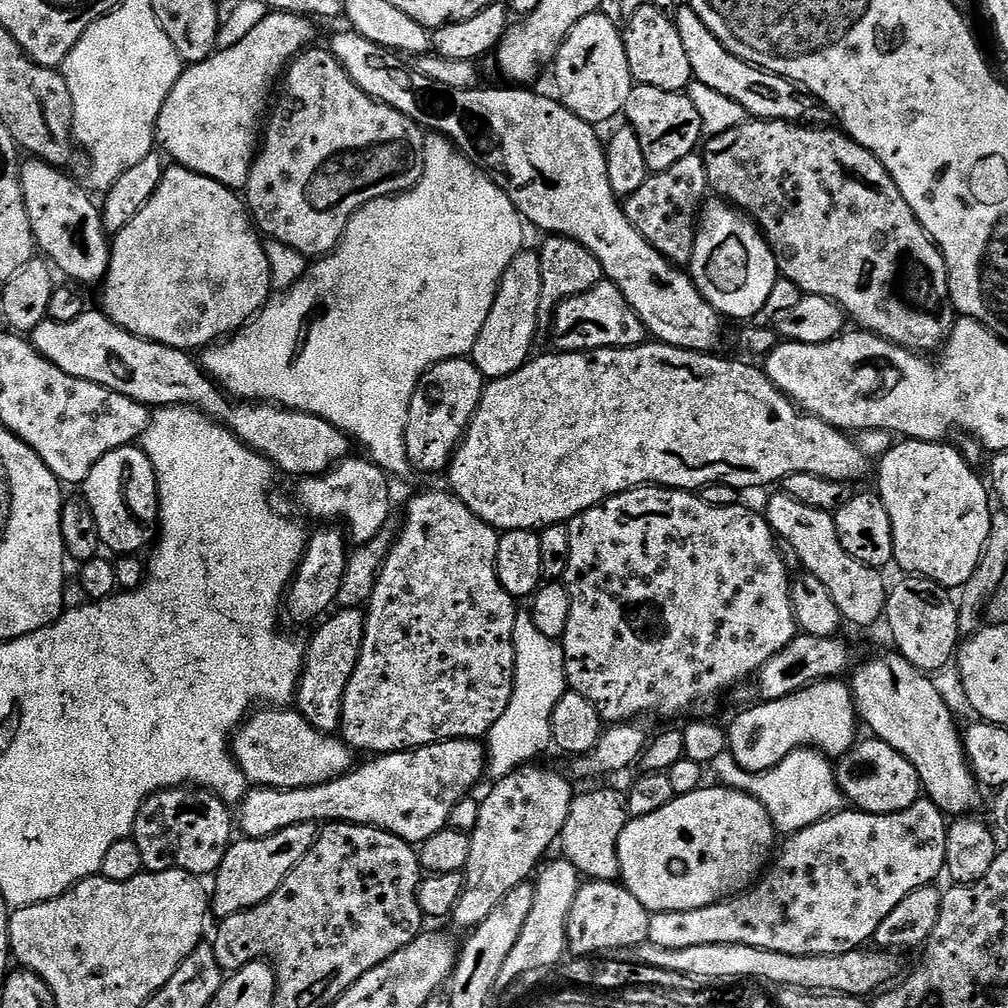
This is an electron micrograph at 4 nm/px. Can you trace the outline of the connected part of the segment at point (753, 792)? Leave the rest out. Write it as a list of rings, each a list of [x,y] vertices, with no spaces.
[[[809,747],[799,748],[796,752],[791,752],[778,766],[774,766],[765,772],[747,772],[738,766],[736,759],[729,751],[718,754],[718,758],[710,765],[711,771],[716,771],[716,776],[721,785],[726,788],[737,788],[740,792],[745,792],[754,797],[762,806],[766,808],[772,819],[772,825],[776,827],[777,833],[795,834],[814,826],[819,820],[824,820],[828,816],[834,816],[845,807],[844,795],[840,793],[840,787],[836,785],[836,774],[834,764],[823,752],[817,752]]]

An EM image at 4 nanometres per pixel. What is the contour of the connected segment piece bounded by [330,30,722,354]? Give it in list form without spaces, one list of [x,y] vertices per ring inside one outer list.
[[[343,30],[330,43],[330,51],[336,61],[346,70],[346,74],[371,100],[382,102],[416,121],[421,129],[429,128],[429,133],[439,134],[453,143],[469,160],[479,162],[489,173],[501,172],[495,182],[514,202],[521,217],[529,225],[541,228],[544,234],[565,236],[590,250],[602,266],[605,277],[618,286],[626,302],[638,314],[645,329],[652,332],[661,344],[675,348],[688,348],[692,352],[711,353],[720,340],[720,313],[704,300],[696,283],[687,271],[681,270],[658,250],[650,246],[624,213],[621,201],[610,186],[606,174],[605,145],[596,137],[597,129],[564,107],[559,99],[539,96],[528,92],[524,86],[504,86],[508,88],[442,88],[434,87],[430,78],[400,64],[401,57],[389,54],[374,42],[362,38],[351,30]]]

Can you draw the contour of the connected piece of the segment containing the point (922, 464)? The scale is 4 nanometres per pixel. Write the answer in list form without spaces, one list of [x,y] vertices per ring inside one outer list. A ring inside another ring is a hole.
[[[901,439],[879,457],[880,501],[890,514],[890,526],[894,534],[894,563],[902,566],[905,574],[925,576],[938,582],[943,588],[959,590],[974,574],[978,562],[984,553],[986,542],[990,538],[990,526],[994,508],[988,505],[990,492],[982,481],[976,477],[971,463],[965,460],[959,447],[951,448],[948,442],[935,440]]]

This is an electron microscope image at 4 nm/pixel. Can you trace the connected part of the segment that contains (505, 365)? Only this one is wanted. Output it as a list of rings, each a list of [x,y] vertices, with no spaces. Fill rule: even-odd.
[[[520,251],[510,262],[506,274],[502,274],[486,326],[482,326],[482,334],[478,334],[478,342],[474,342],[470,353],[472,363],[485,381],[514,374],[533,355],[532,343],[536,340],[536,324],[540,315],[542,266],[539,251],[528,251]]]

